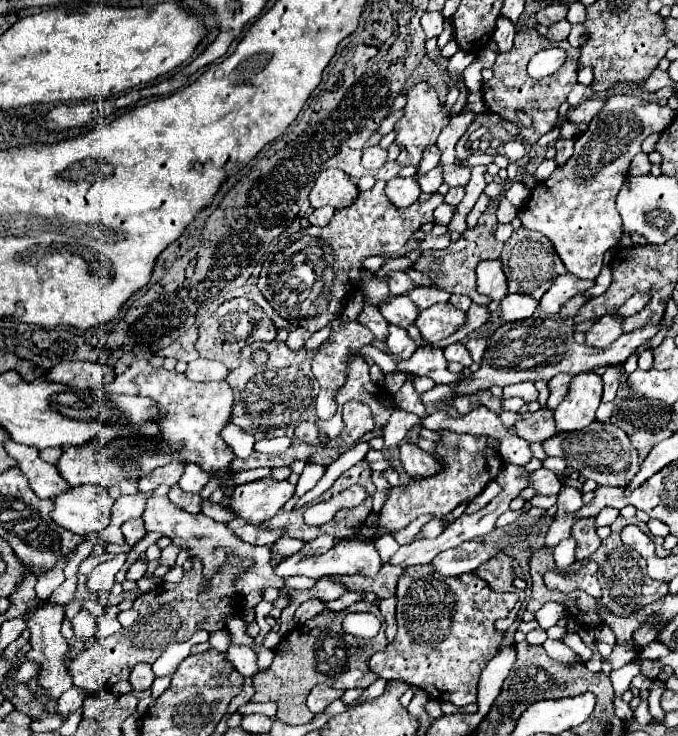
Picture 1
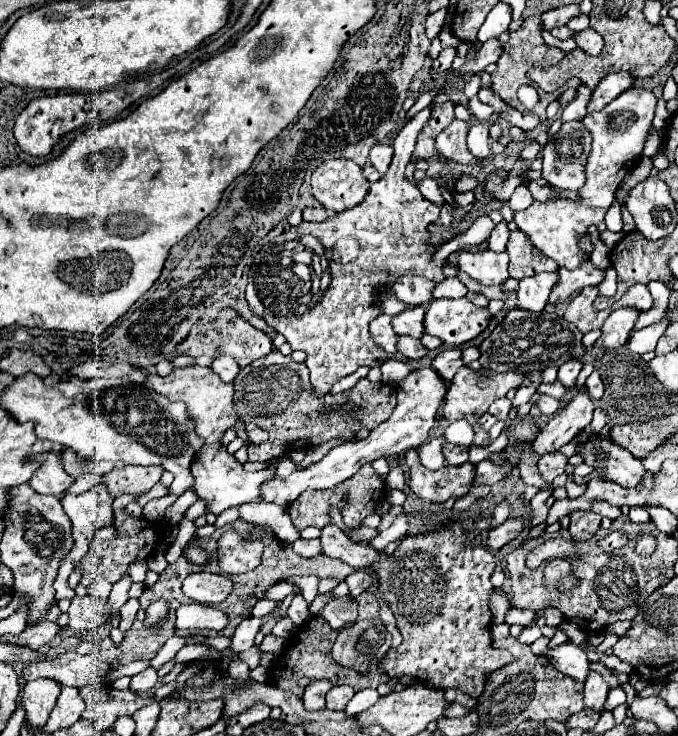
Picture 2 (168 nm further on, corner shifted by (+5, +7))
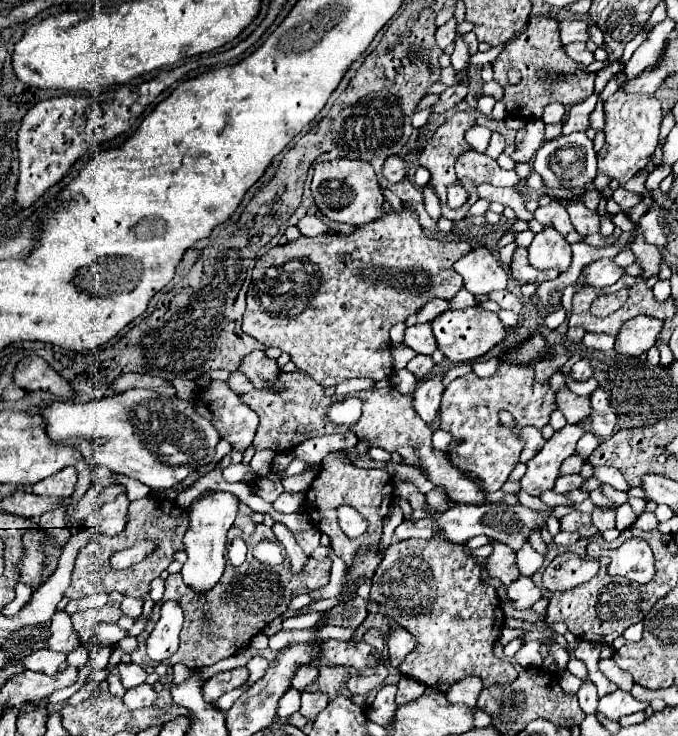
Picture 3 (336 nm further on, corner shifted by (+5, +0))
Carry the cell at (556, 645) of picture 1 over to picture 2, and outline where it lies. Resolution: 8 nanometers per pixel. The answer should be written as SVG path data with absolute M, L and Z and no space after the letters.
M570 640L554 650L548 650L548 658L554 664L554 668L562 670L566 676L570 676L572 680L580 680L582 684L586 682L590 668L588 668L588 656L582 648L578 648L576 644L572 644Z

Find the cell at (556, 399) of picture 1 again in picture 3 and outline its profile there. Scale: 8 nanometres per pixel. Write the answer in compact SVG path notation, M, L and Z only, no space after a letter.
M580 359L580 361L576 361L576 363L572 365L570 375L572 375L572 379L576 379L576 381L584 381L584 379L592 377L592 367L590 367L590 363L588 363L586 359Z

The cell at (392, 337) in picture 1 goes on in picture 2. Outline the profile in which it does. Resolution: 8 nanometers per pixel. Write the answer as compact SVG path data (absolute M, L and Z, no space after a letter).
M400 336L398 352L408 360L420 360L428 354L428 350L422 346L422 342L418 338L410 338L410 336Z

